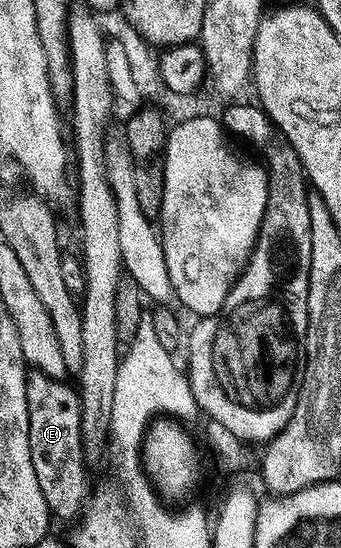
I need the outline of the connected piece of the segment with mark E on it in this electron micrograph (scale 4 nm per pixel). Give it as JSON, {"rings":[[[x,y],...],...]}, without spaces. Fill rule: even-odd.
{"rings":[[[35,370],[27,373],[26,410],[30,418],[30,460],[34,462],[34,475],[38,478],[38,486],[42,489],[42,498],[46,498],[46,506],[53,517],[60,520],[75,521],[85,511],[89,503],[88,497],[88,464],[84,455],[84,439],[82,438],[82,410],[80,409],[80,393],[67,383],[67,379],[51,380],[42,372]]]}

